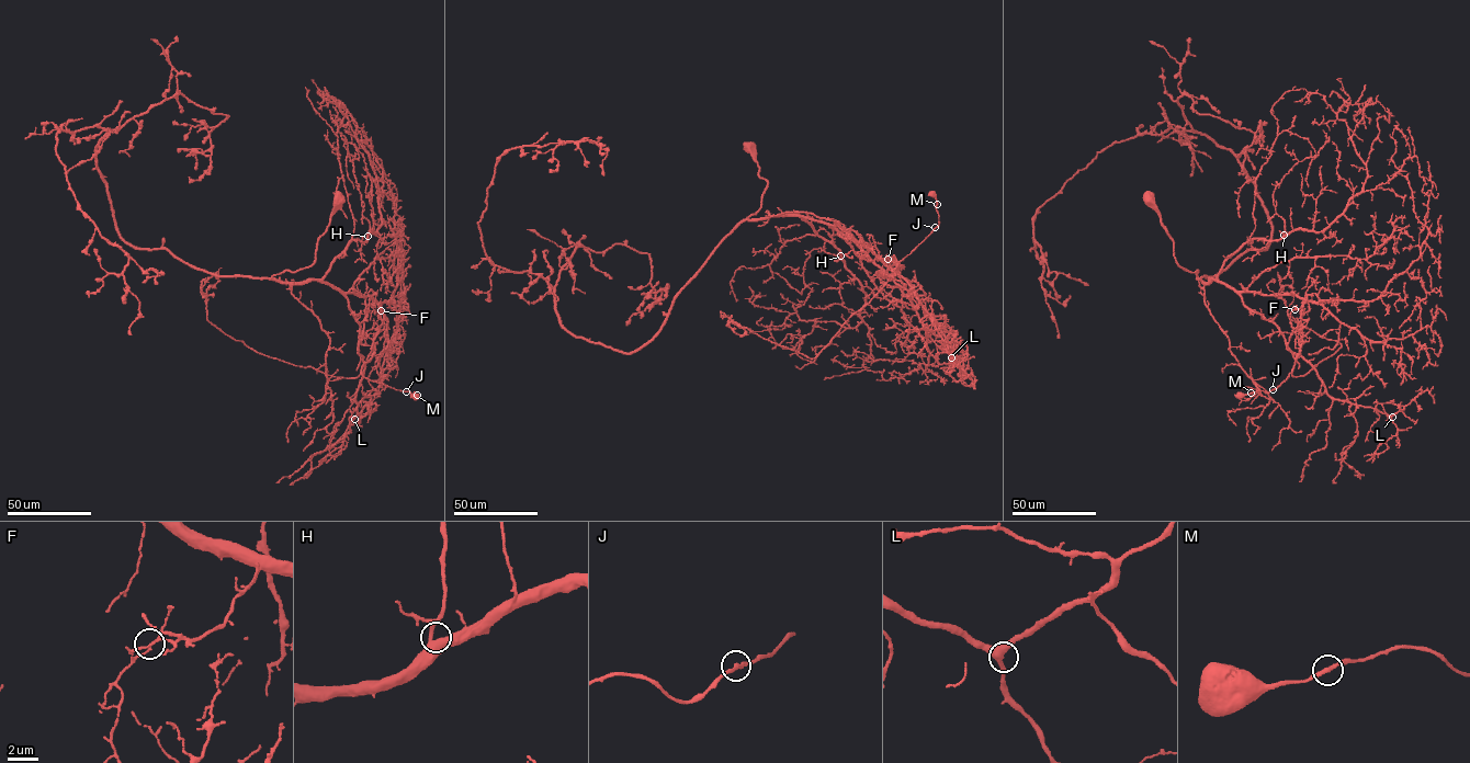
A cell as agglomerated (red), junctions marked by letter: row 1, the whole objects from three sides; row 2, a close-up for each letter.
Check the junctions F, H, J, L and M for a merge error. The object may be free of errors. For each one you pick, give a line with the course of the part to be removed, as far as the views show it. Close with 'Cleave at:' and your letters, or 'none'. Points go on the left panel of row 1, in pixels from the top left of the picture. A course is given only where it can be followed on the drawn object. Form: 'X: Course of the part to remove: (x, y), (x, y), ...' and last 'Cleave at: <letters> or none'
F: Course of the part to remove: (381, 310), (379, 332), (360, 375), (332, 376), (263, 355), (207, 321), (205, 294), (217, 282), (221, 268)
Cleave at: F

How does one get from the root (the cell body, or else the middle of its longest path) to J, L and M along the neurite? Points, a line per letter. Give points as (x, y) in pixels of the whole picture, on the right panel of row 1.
J: (1149, 198), (1179, 265), (1197, 270), (1206, 283), (1225, 283), (1281, 332), (1295, 333), (1300, 352), (1273, 389)
L: (1149, 198), (1179, 265), (1197, 270), (1206, 283), (1233, 287), (1278, 327), (1331, 397), (1392, 417)
M: (1149, 198), (1179, 265), (1225, 283), (1295, 333), (1289, 376), (1251, 393)

